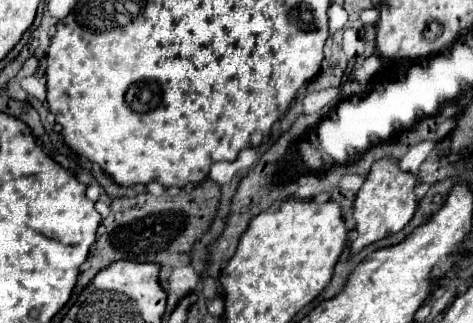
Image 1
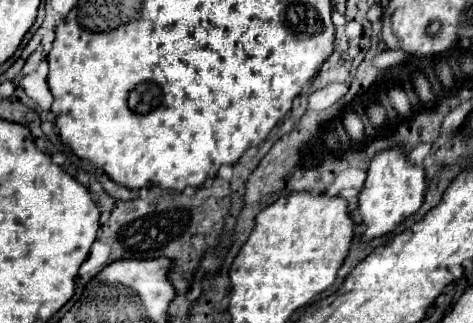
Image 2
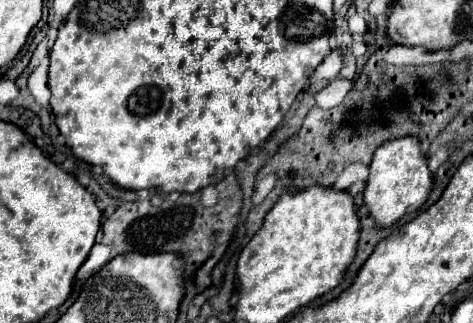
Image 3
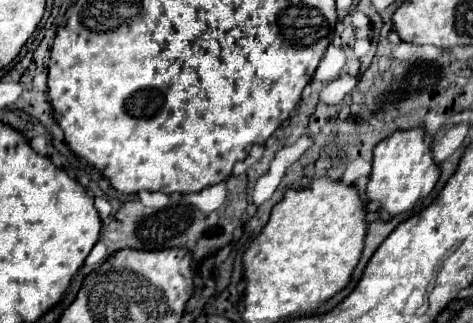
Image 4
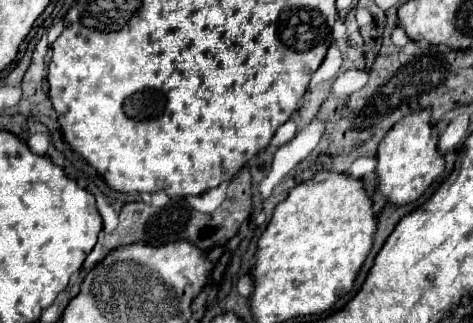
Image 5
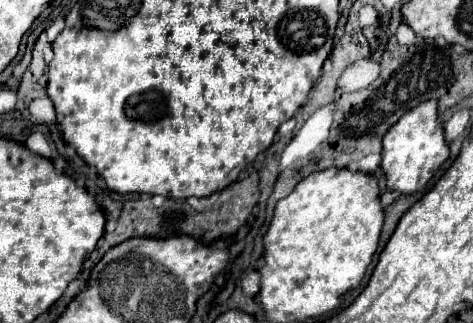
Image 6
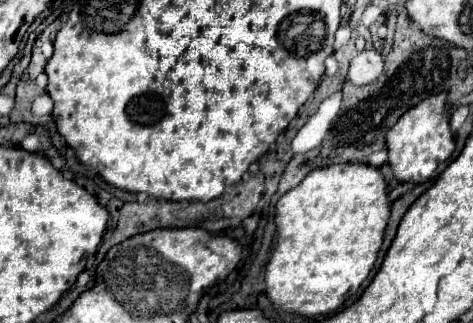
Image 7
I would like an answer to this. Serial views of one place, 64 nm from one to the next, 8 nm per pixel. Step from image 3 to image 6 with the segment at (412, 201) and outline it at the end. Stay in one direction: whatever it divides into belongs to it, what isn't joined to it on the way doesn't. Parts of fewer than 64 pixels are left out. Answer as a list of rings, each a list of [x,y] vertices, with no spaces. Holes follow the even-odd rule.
[[[428,100],[412,108],[412,112],[406,112],[386,132],[382,144],[382,170],[386,172],[388,188],[400,190],[402,194],[414,194],[422,190],[450,156],[450,148],[444,138],[444,124],[438,116],[438,102]]]

